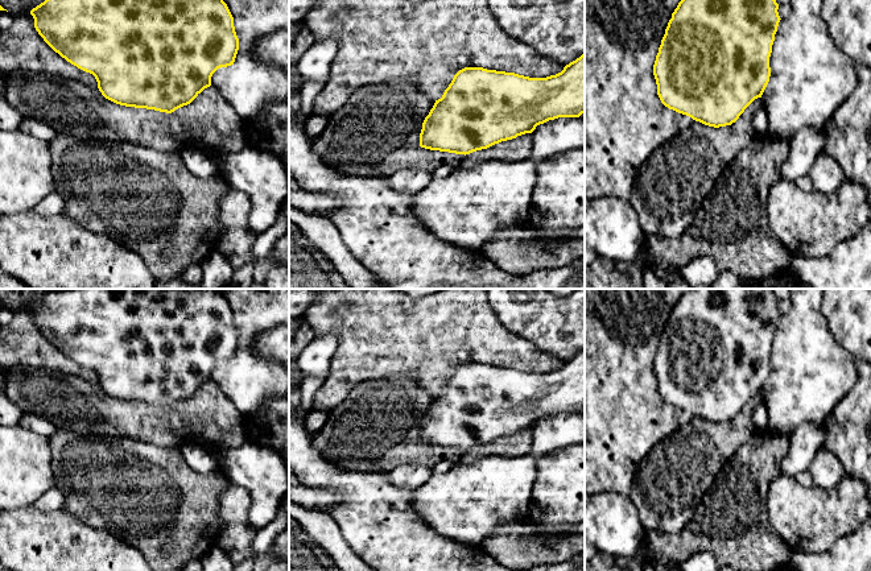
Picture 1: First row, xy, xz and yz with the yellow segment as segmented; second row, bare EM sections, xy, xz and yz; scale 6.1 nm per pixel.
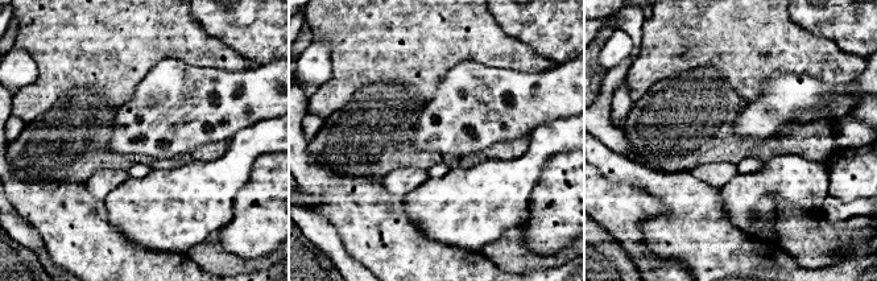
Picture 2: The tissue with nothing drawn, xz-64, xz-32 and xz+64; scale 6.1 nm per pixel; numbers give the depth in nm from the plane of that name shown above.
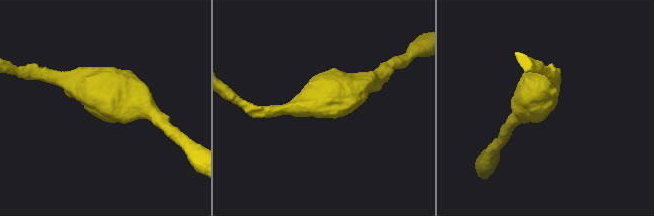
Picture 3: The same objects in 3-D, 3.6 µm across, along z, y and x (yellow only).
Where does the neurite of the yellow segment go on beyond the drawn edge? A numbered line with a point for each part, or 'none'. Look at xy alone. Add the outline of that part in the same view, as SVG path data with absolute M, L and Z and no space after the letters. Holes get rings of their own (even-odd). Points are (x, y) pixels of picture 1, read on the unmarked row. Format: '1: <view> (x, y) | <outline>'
none

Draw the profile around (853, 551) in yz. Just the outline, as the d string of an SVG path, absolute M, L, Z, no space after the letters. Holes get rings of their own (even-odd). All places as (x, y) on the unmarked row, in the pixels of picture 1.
M871 513L851 534L825 553L792 551L797 571L871 571Z

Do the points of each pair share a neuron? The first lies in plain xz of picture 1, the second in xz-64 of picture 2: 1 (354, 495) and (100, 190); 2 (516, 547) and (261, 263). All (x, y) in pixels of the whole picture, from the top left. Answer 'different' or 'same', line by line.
1: different
2: same

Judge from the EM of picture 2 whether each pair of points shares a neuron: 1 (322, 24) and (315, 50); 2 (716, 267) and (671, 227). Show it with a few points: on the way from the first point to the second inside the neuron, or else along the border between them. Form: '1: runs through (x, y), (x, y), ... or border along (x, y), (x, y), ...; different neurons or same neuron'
1: border along (313, 40), (330, 46), (332, 69); different neurons
2: runs through (706, 256), (682, 234); same neuron

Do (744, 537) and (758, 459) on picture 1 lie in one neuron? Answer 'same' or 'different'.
same

